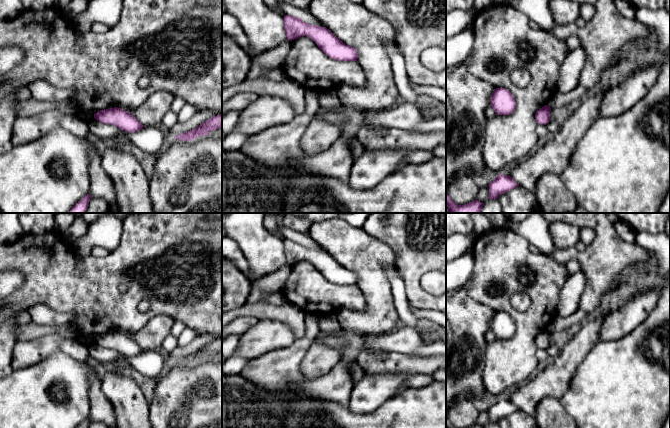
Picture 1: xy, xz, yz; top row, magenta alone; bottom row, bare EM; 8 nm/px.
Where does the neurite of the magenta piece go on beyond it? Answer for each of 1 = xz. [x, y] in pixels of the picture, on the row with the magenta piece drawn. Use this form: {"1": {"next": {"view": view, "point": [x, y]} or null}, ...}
{"1": {"next": null}}

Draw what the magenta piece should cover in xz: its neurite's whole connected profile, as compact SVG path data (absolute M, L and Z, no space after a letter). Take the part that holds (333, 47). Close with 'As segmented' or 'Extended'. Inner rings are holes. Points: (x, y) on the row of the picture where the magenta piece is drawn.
M284 15L284 29L289 41L301 36L311 38L327 56L338 61L357 61L358 53L338 39L326 27L305 23L302 18Z. As segmented

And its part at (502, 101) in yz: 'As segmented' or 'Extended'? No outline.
As segmented

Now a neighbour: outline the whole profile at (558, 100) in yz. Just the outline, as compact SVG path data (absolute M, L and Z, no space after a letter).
M577 86L575 89L568 93L561 93L556 90L551 96L548 102L548 106L553 110L557 110L562 107L568 107L572 104L573 101L582 97L585 98L586 96L587 89L582 86Z

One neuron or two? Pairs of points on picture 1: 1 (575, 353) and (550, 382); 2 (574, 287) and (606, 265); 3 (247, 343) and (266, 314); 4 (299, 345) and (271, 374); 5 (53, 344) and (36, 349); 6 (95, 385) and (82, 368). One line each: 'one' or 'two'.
1: one
2: two
3: two
4: one
5: one
6: two

